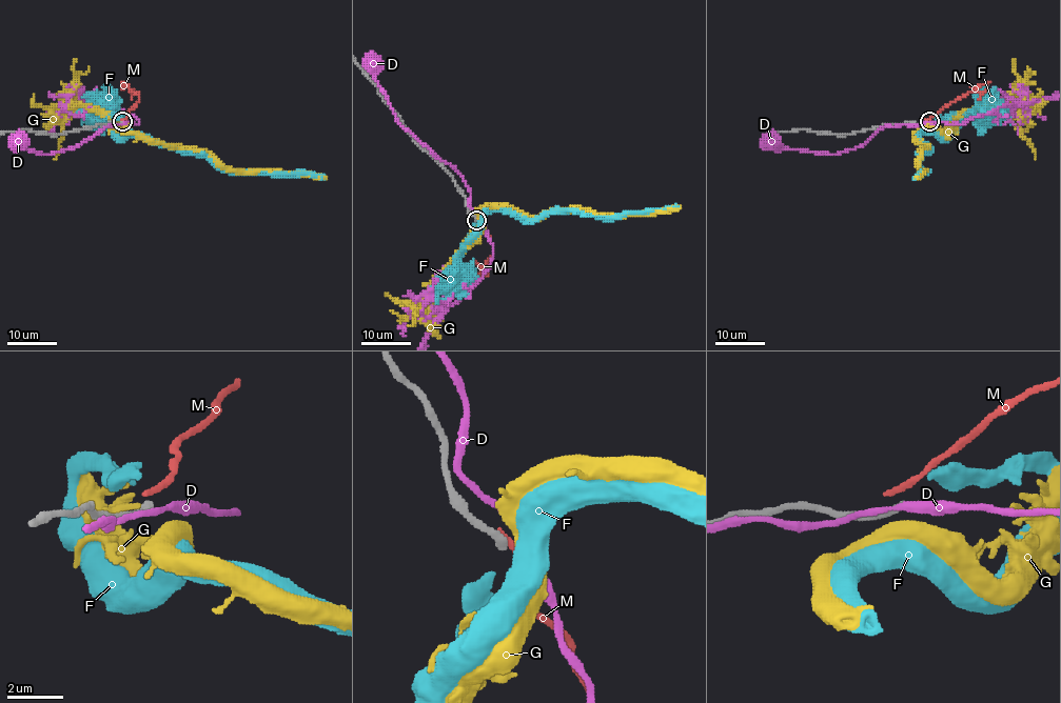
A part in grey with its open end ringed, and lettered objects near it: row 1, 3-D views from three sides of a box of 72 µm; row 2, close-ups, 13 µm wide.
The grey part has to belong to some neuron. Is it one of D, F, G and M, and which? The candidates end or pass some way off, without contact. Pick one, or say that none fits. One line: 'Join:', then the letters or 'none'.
Join: none

